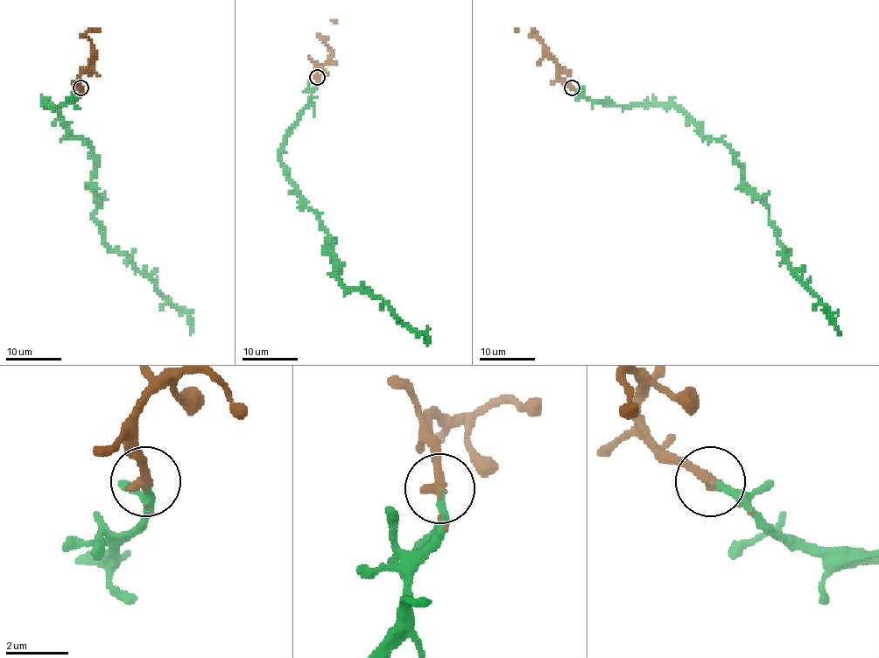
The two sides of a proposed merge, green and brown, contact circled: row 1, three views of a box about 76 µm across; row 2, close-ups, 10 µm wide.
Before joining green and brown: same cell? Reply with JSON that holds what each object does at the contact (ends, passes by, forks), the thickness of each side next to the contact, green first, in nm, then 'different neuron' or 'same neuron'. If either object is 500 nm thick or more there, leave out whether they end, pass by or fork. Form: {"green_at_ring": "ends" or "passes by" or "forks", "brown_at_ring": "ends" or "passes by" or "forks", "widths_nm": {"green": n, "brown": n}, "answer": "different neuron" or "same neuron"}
{"green_at_ring": "ends", "brown_at_ring": "ends", "widths_nm": {"green": 240, "brown": 360}, "answer": "same neuron"}

